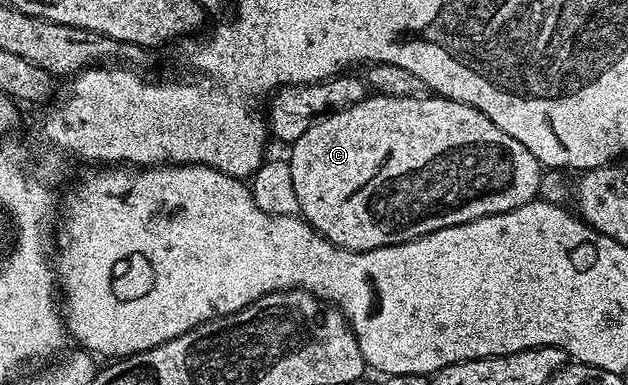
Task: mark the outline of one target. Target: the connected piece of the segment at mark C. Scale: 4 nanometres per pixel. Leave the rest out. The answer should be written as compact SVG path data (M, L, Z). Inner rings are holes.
M435 93L410 97L369 94L367 99L318 119L314 125L310 125L306 133L302 133L302 137L298 137L296 142L291 144L289 151L292 152L287 153L286 160L294 183L299 214L322 238L329 239L334 246L347 251L369 251L386 245L408 244L412 239L429 235L438 229L446 229L450 225L462 225L470 221L478 221L478 217L501 215L510 209L518 209L518 205L532 202L540 193L542 165L536 160L534 153L530 153L530 149L522 145L522 141L510 137L510 133L502 133L502 129L498 129L498 125L494 125L494 121L490 121L490 117L486 117L478 109L462 101L444 99Z

